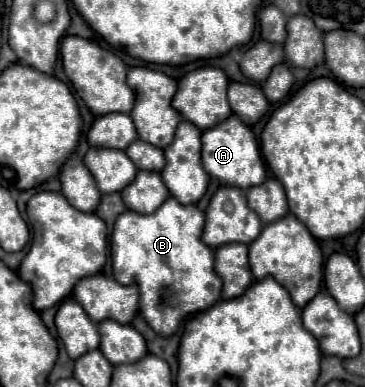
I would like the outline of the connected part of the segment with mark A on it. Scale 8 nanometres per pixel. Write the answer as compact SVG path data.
M231 114L227 120L223 120L219 126L213 126L211 130L203 130L203 168L207 174L221 184L235 186L241 190L247 190L251 186L257 186L265 180L265 162L259 152L259 144L251 132L249 126L245 126L241 120L237 120L235 114Z

